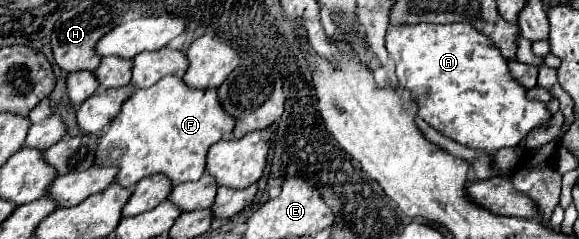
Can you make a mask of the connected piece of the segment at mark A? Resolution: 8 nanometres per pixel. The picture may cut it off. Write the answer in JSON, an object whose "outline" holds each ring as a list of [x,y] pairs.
{"outline":[[[390,24],[386,32],[386,50],[396,62],[400,86],[410,90],[418,102],[418,116],[430,128],[458,144],[492,154],[500,148],[518,146],[534,128],[548,126],[552,120],[544,102],[528,98],[524,86],[512,78],[508,60],[500,54],[500,48],[496,48],[482,32],[476,32],[472,24]]]}

